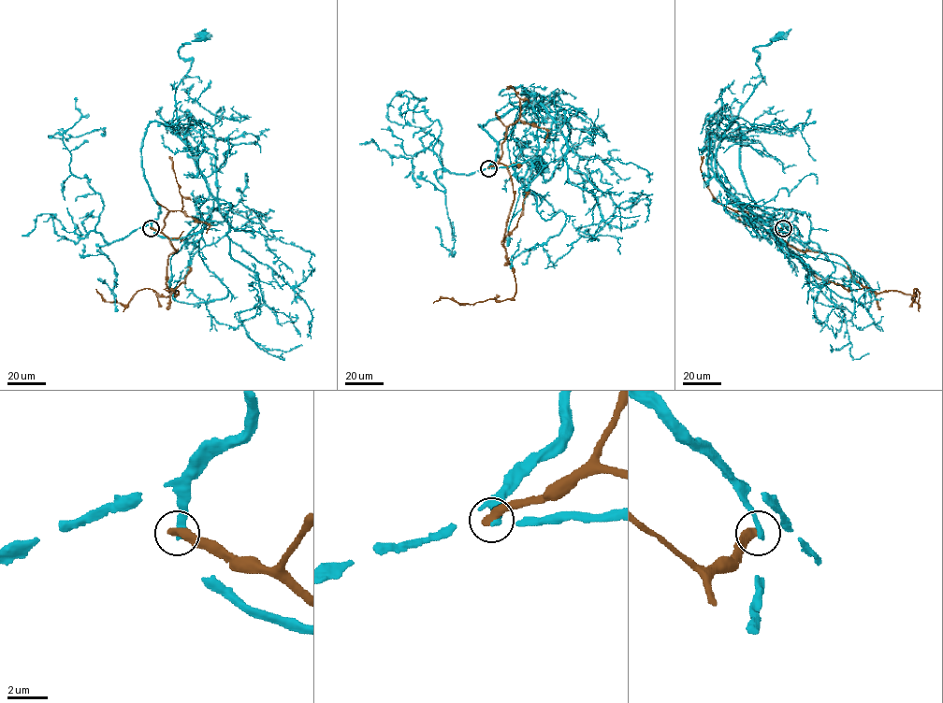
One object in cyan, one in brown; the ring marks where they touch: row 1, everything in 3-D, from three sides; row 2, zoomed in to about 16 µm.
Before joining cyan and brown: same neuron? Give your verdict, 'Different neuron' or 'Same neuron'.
Different neuron

